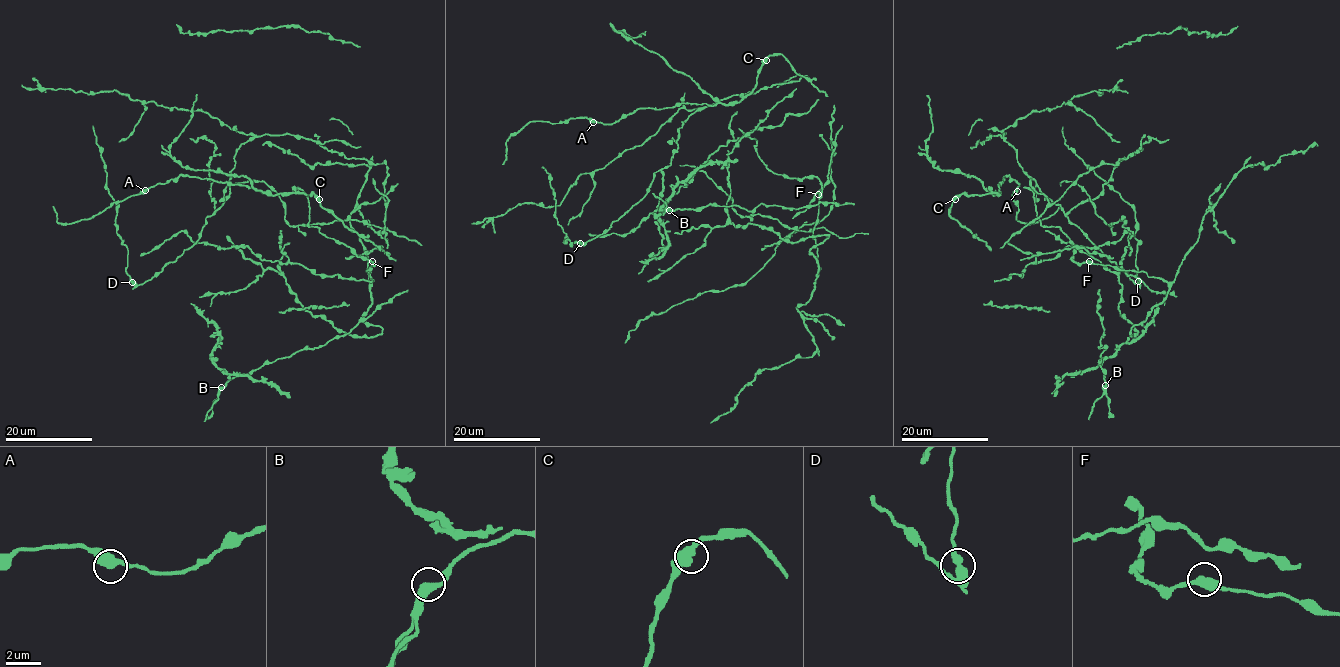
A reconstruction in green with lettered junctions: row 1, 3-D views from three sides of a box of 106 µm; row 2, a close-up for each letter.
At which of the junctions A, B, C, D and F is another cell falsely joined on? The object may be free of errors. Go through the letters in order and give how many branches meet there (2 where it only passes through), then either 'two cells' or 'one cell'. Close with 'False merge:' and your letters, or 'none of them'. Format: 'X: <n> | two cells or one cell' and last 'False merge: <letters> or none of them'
A: 2 | one cell
B: 2 | one cell
C: 2 | one cell
D: 2 | two cells
F: 2 | one cell
False merge: D

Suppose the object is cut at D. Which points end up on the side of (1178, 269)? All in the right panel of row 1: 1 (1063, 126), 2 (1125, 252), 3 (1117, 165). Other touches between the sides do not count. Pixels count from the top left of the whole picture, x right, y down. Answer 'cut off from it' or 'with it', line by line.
1: cut off from it
2: with it
3: with it

